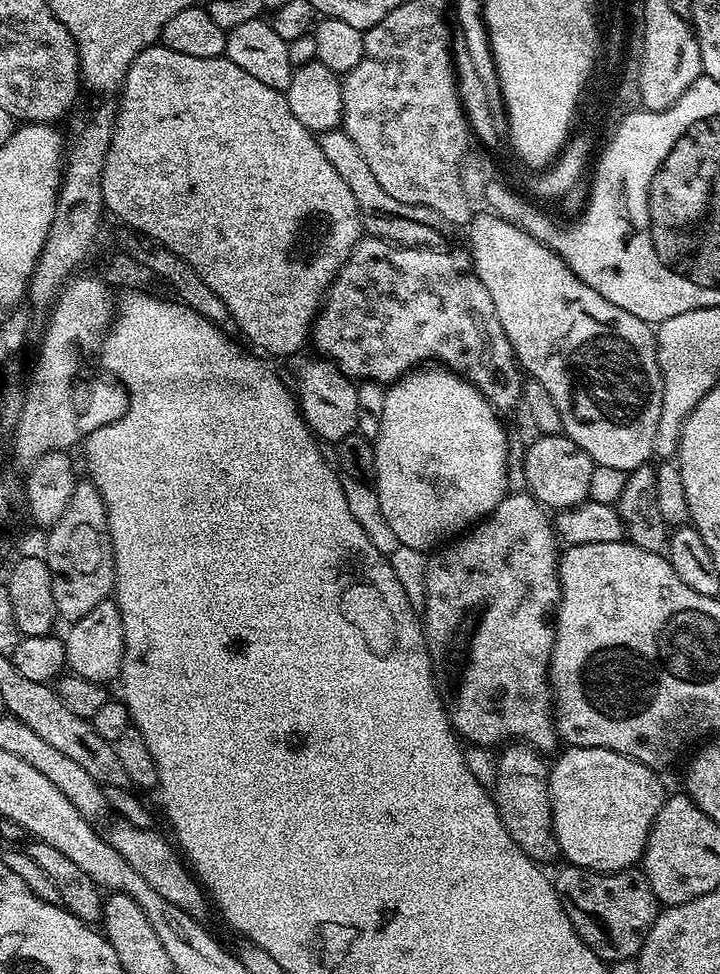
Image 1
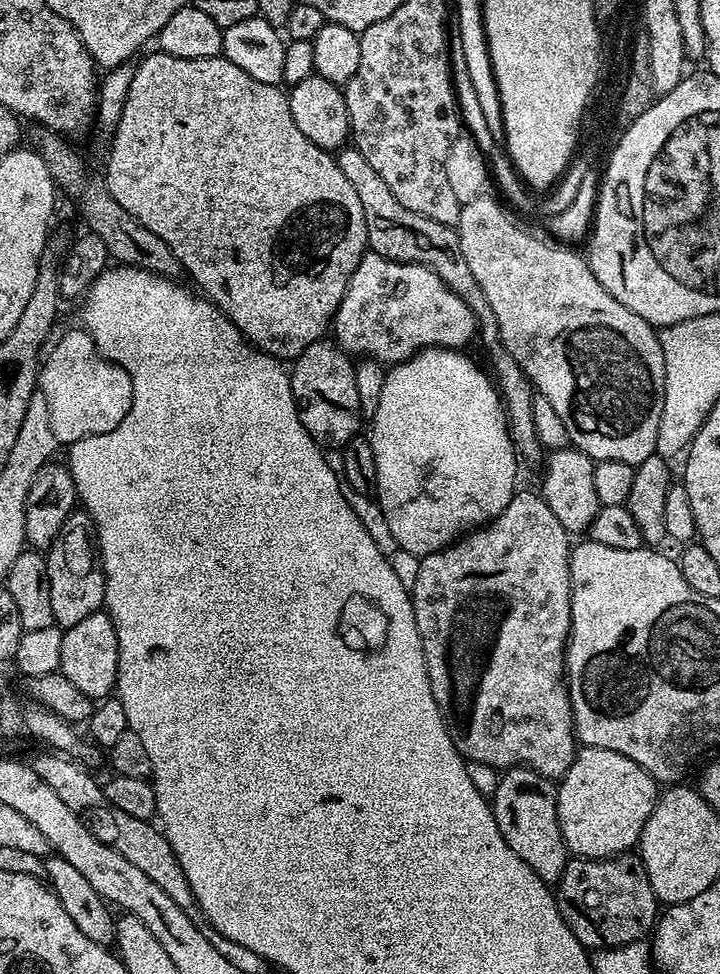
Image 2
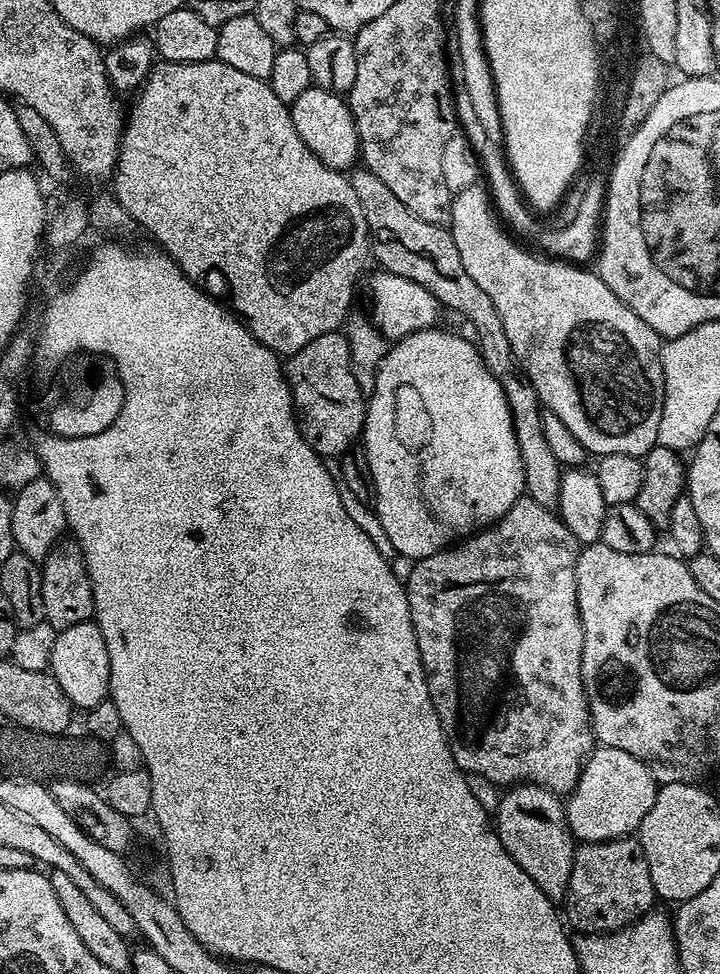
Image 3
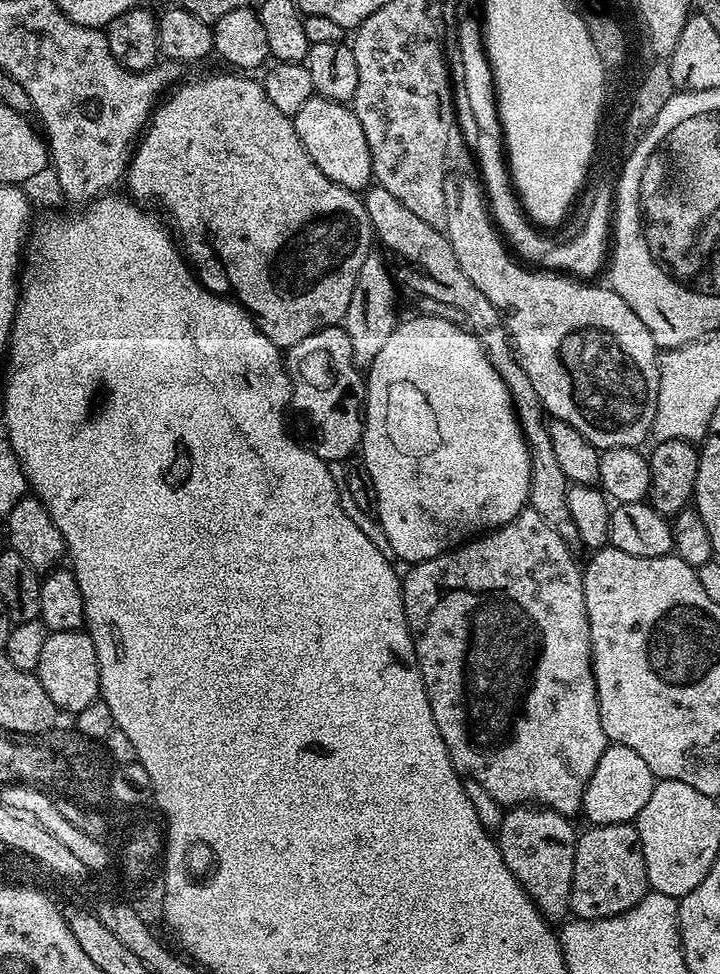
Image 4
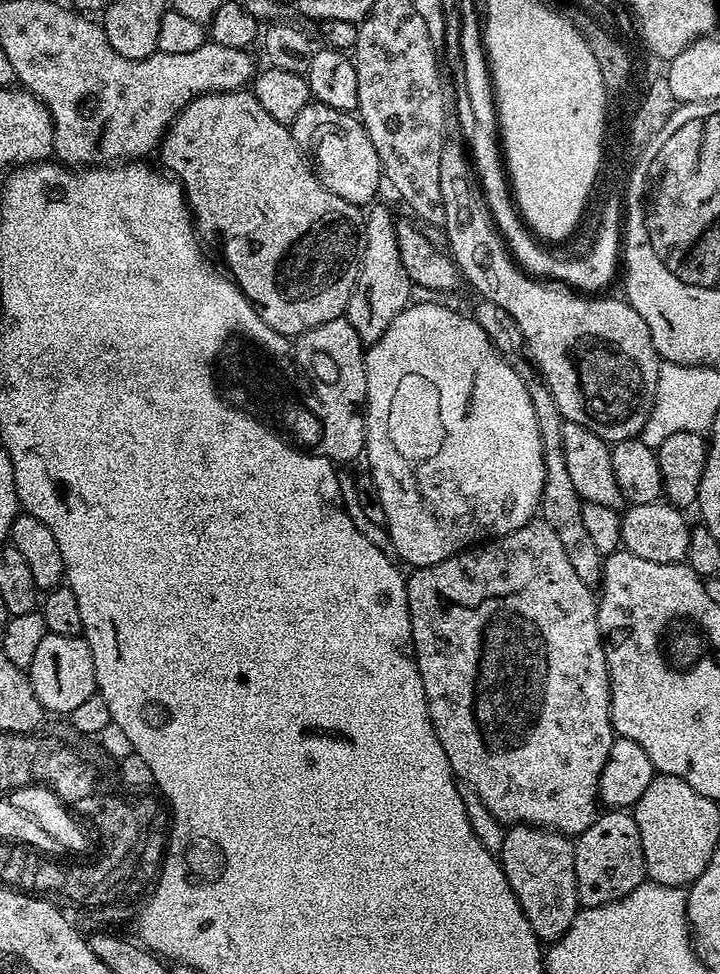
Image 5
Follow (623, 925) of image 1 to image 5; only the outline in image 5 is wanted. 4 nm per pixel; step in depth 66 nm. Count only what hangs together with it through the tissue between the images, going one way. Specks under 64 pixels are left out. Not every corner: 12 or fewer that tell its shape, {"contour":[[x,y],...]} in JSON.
{"contour":[[601,811],[575,837],[583,907],[645,883],[631,811]]}

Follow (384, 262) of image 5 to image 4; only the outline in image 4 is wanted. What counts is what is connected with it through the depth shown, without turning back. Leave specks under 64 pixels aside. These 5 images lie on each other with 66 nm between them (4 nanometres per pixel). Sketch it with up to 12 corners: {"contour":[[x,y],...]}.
{"contour":[[385,257],[358,270],[342,327],[367,370],[398,323]]}

